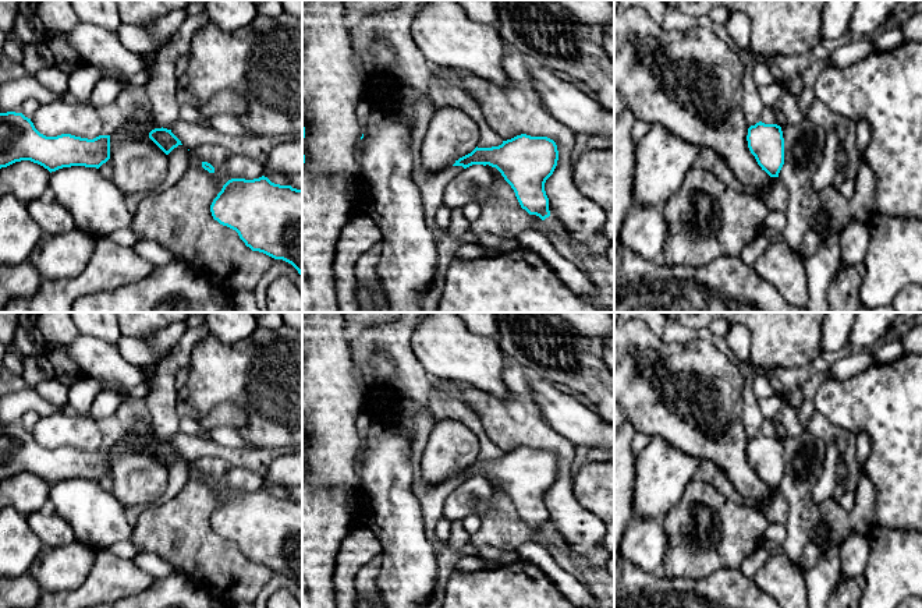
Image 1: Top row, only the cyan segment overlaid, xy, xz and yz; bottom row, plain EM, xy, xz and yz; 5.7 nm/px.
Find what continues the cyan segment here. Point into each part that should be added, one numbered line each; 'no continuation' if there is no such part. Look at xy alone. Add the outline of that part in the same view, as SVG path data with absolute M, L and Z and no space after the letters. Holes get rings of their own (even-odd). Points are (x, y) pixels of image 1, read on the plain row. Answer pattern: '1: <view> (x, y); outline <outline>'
no continuation

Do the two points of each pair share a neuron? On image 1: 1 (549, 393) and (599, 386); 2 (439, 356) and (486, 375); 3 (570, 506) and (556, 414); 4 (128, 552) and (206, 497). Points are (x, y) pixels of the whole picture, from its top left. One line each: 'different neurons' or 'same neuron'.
1: different neurons
2: same neuron
3: different neurons
4: different neurons

